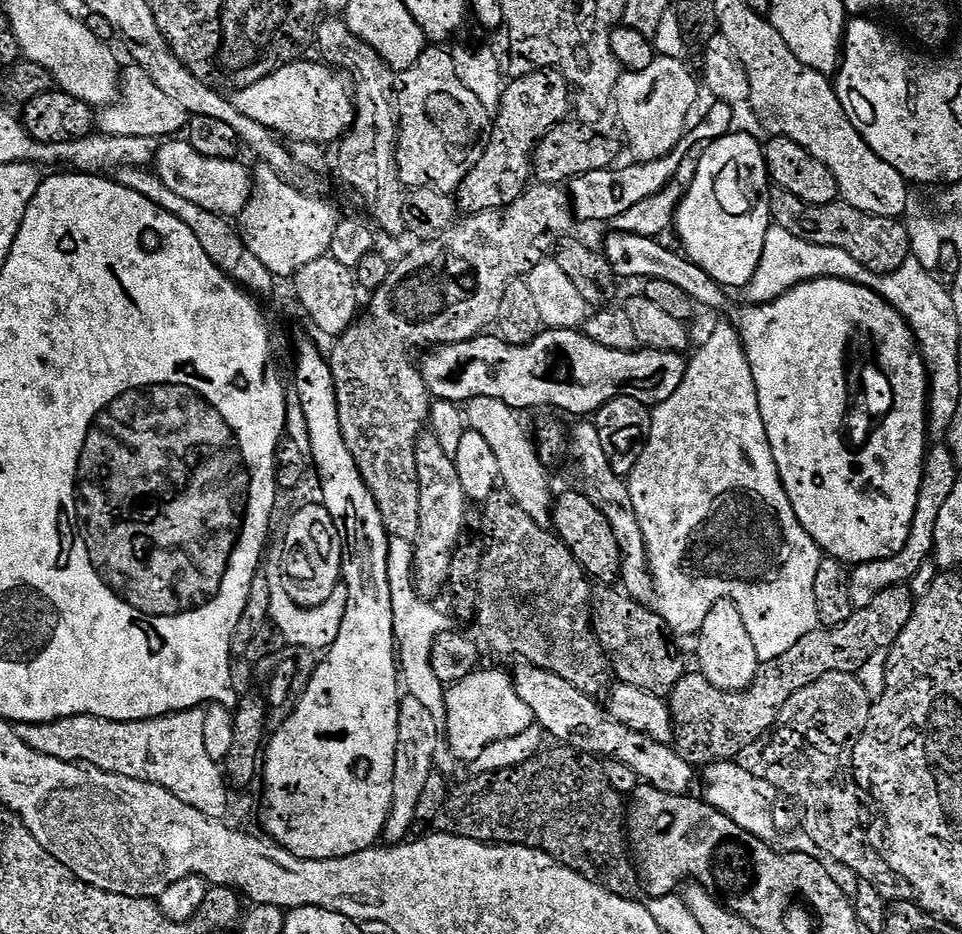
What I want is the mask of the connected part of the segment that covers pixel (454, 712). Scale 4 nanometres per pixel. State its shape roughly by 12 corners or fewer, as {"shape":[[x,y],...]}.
{"shape":[[504,672],[445,691],[446,748],[460,760],[533,727]]}

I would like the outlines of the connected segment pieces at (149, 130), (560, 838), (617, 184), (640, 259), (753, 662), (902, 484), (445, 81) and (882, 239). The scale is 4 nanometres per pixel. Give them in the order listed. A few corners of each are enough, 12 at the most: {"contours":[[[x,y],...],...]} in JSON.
{"contours":[[[135,63],[99,113],[105,136],[172,138],[189,115]],[[554,746],[472,776],[435,831],[521,844],[627,900],[627,805]],[[698,141],[588,171],[568,186],[573,217],[612,222],[673,180]],[[615,230],[604,259],[621,281],[649,278],[720,308],[725,289],[659,239]],[[734,601],[710,609],[698,640],[701,676],[742,692],[762,661]],[[807,280],[740,312],[798,522],[906,546],[928,370],[885,297]],[[447,47],[395,77],[405,189],[455,193],[490,114]],[[777,187],[775,227],[896,274],[912,243],[899,219]]]}

